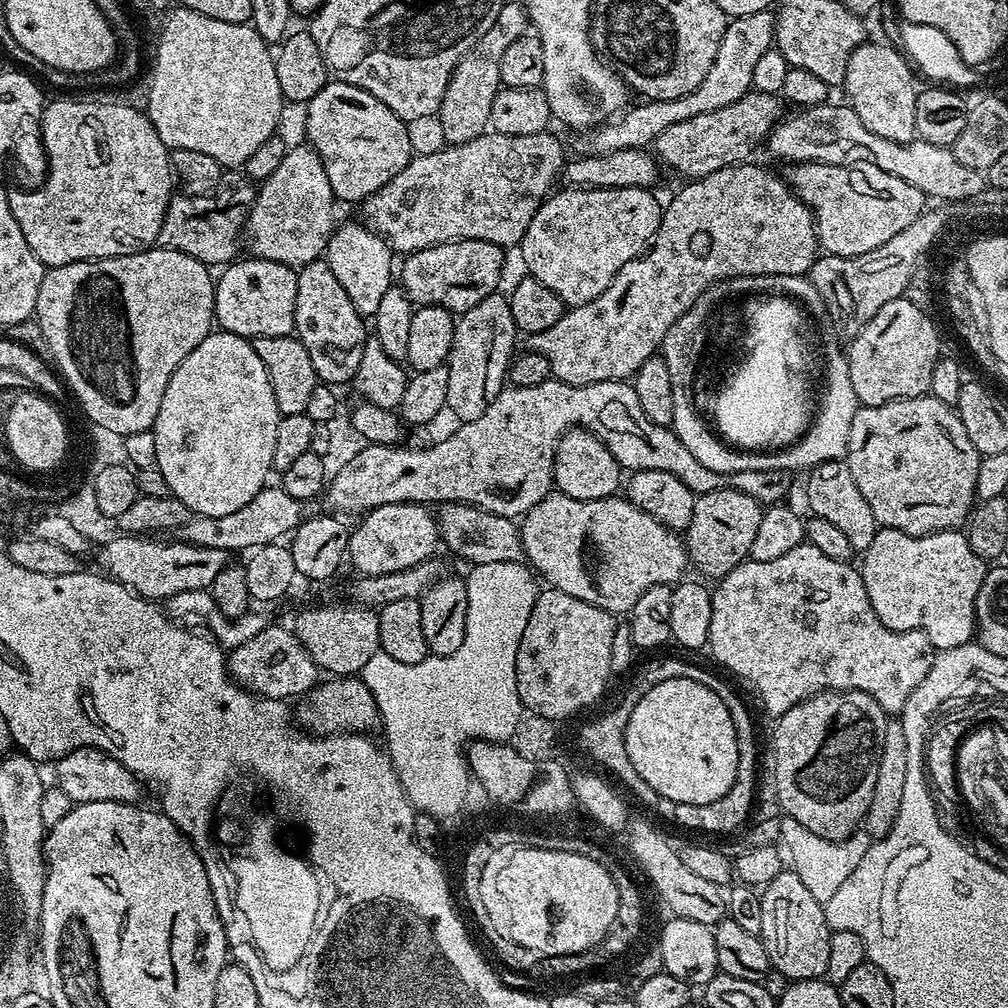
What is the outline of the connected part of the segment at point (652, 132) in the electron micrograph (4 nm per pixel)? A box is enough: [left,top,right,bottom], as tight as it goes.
[587,11,776,152]

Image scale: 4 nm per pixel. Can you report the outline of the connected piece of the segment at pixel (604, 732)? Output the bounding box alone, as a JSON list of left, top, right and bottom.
[581,660,756,828]

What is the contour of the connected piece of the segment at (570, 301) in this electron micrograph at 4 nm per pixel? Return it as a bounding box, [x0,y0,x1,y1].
[518,187,662,306]

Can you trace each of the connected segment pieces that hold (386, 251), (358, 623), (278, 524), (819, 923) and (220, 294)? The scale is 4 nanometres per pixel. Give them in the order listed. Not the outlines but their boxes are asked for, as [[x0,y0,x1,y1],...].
[[323,223,394,318],[296,602,380,678],[178,486,306,554],[760,870,833,982],[215,259,296,338]]

